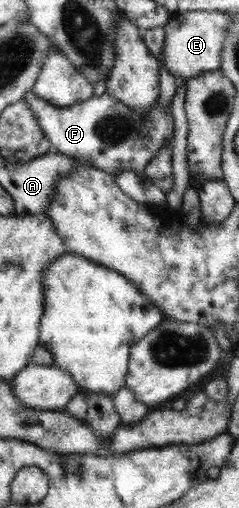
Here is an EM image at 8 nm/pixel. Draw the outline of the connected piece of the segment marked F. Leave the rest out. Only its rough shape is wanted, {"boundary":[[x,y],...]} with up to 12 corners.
{"boundary":[[33,92],[52,150],[114,175],[145,167],[174,135],[106,92],[65,108]]}

